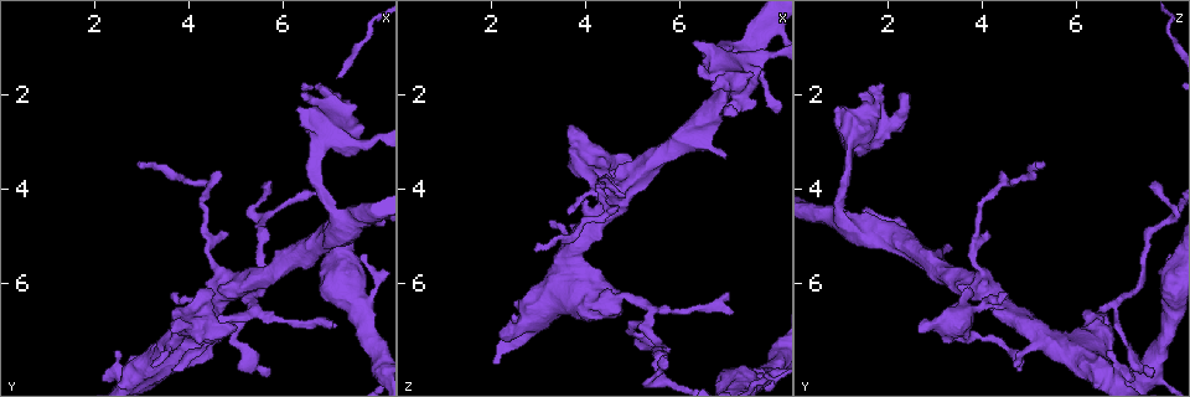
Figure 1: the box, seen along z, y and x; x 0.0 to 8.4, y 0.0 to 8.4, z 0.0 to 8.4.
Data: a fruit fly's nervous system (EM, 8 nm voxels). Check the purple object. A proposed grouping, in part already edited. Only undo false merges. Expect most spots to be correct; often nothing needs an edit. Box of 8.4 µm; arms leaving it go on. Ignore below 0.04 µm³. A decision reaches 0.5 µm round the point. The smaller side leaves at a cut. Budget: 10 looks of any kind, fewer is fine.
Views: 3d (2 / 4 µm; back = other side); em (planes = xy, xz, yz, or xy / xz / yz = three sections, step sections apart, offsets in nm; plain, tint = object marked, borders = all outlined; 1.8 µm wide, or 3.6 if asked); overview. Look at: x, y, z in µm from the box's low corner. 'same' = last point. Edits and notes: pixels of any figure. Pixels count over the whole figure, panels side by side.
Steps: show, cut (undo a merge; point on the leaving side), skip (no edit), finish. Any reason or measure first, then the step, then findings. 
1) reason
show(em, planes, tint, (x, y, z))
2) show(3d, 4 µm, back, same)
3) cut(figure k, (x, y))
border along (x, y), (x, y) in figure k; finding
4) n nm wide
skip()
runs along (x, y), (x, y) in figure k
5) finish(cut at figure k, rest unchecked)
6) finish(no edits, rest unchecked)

three arms meet
show(em, 3.6 µm, planes, plain, (7.30, 4.80, 1.25))

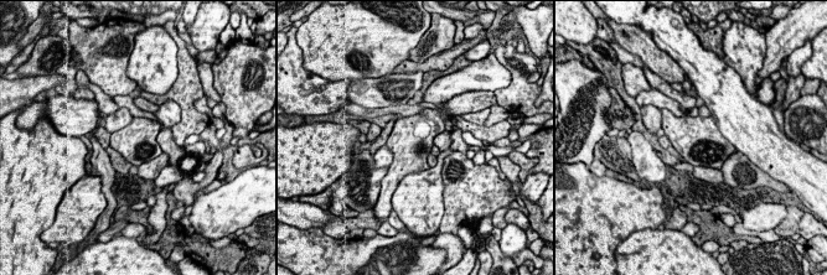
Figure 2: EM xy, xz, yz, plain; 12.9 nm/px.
show(em, 3.6 µm, planes, tint, same)

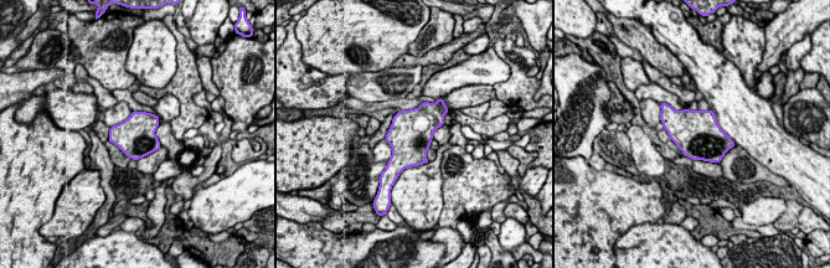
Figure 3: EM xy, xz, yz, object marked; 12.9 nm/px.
500 nm wide
skip()
one cell here

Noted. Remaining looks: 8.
three arms meet
show(3d, 2 µm, (5.30, 6.45, 6.80))

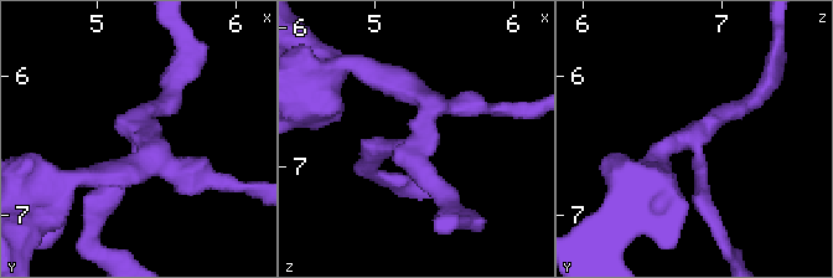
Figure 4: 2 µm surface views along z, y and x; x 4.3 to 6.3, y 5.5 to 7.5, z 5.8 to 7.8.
need the tissue
show(em, planes, tint, (5.32, 6.44, 6.78))

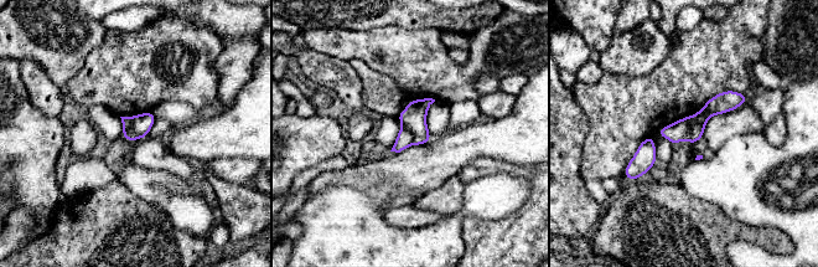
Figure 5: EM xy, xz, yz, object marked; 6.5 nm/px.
150 nm wide
cut(figure 5, (697, 131))
two cells meet here

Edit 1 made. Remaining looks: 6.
redraw
show(overview)

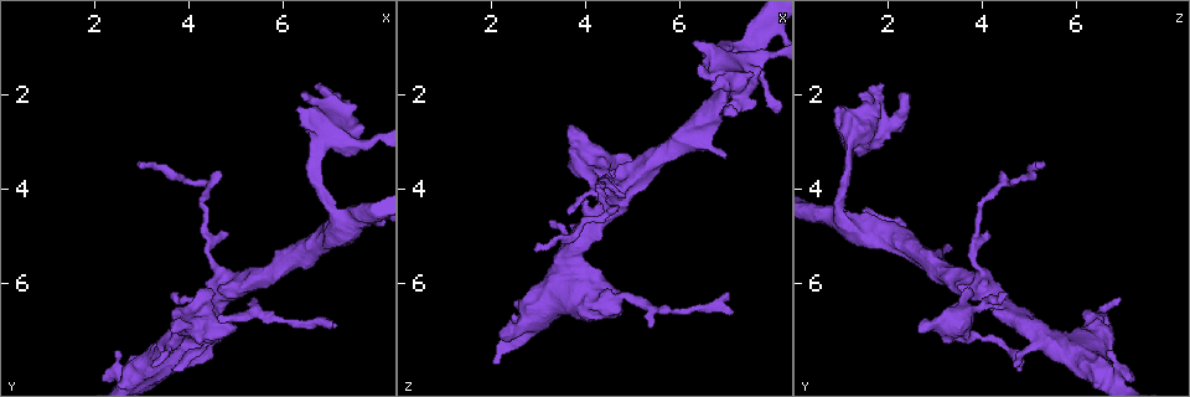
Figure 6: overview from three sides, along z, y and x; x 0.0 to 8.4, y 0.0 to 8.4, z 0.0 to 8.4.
sudden change in width
show(3d, 4 µm, (3.55, 7.40, 5.75))

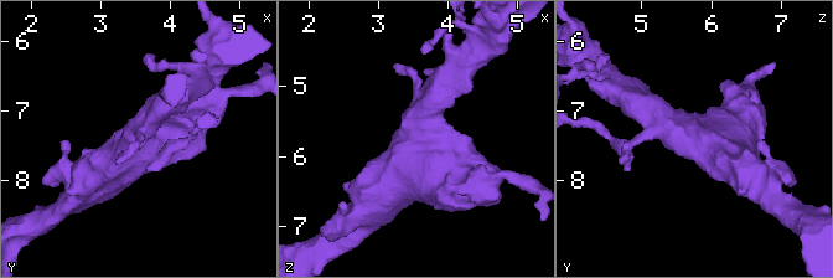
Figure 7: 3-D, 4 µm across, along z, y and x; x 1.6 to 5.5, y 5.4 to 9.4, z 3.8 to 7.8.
show(em, yz, step 16, tint, (3.50, 7.35, 5.75))

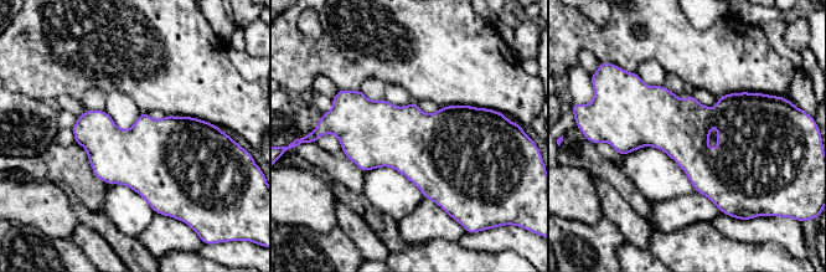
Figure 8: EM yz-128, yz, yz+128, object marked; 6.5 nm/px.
show(em, planes, tint, same)

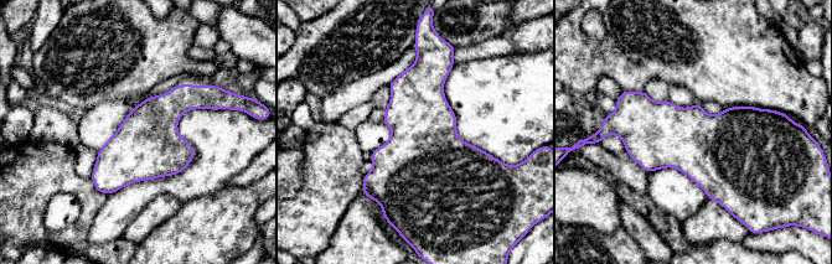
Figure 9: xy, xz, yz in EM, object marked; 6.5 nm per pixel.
440 nm wide
skip()
one cell here

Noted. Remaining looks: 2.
four-way junction
show(em, 3.6 µm, yz, step 8, tint, (4.75, 6.20, 4.15))

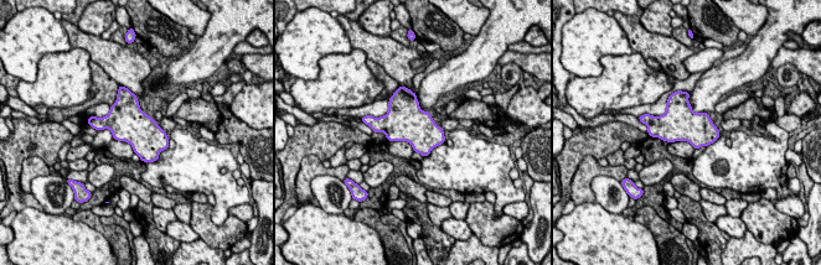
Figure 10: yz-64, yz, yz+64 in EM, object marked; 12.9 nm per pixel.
show(em, 3.6 µm, planes, tint, same)

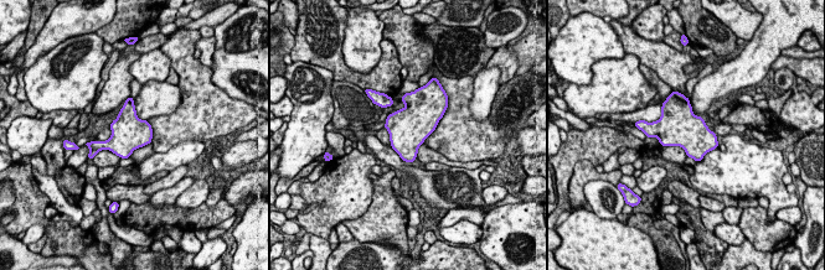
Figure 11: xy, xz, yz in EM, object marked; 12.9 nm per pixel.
skip()
one cell here

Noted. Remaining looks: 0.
finish(cut at figure 5, rest unchecked)

